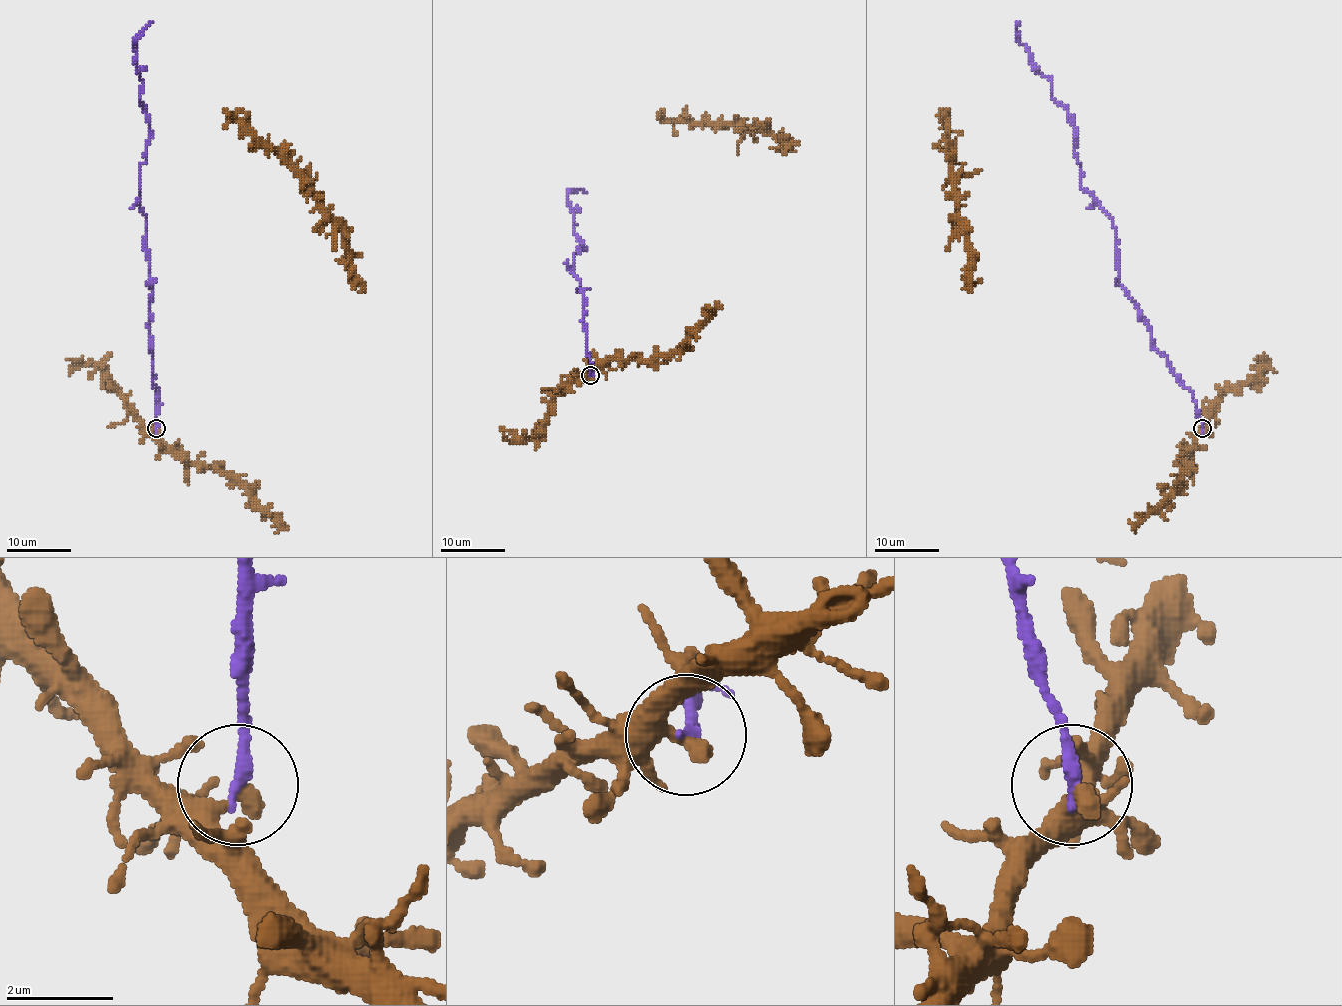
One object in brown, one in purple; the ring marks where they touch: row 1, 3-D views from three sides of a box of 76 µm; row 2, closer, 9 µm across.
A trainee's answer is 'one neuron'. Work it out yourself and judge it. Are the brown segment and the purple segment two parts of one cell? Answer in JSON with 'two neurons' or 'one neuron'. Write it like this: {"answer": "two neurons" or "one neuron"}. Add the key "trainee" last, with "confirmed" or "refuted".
{"answer": "two neurons", "trainee": "refuted"}

